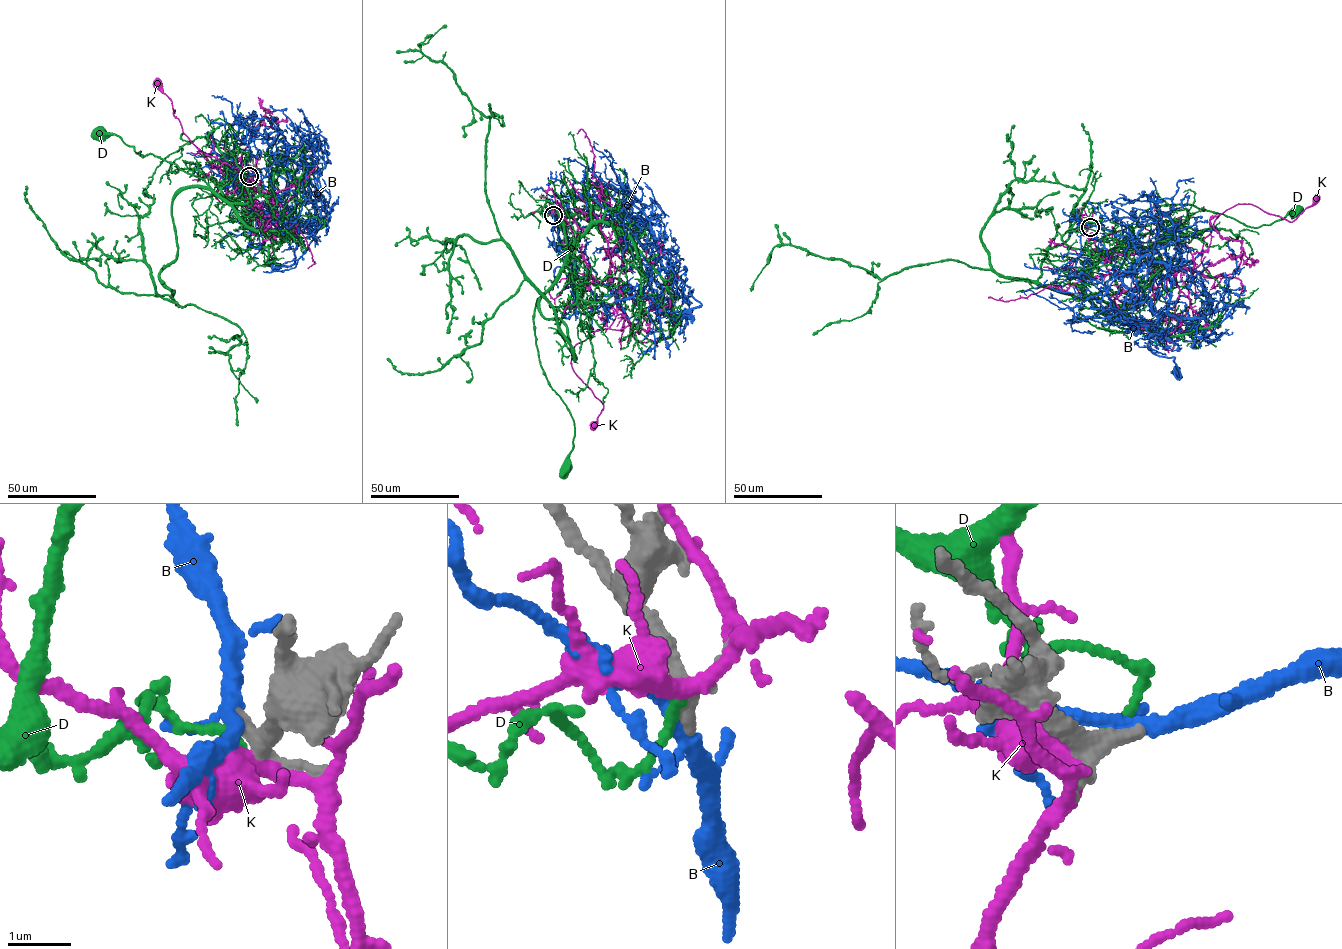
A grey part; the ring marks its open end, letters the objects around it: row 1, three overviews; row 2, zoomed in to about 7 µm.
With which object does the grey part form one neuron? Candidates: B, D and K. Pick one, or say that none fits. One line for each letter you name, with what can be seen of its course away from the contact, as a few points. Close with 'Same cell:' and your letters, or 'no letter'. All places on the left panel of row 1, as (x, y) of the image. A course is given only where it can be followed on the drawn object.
B: it runs (249, 177), (241, 127), (297, 150), (310, 147), (320, 169), (314, 217), (324, 222), (295, 267), (263, 271)
Same cell: B

